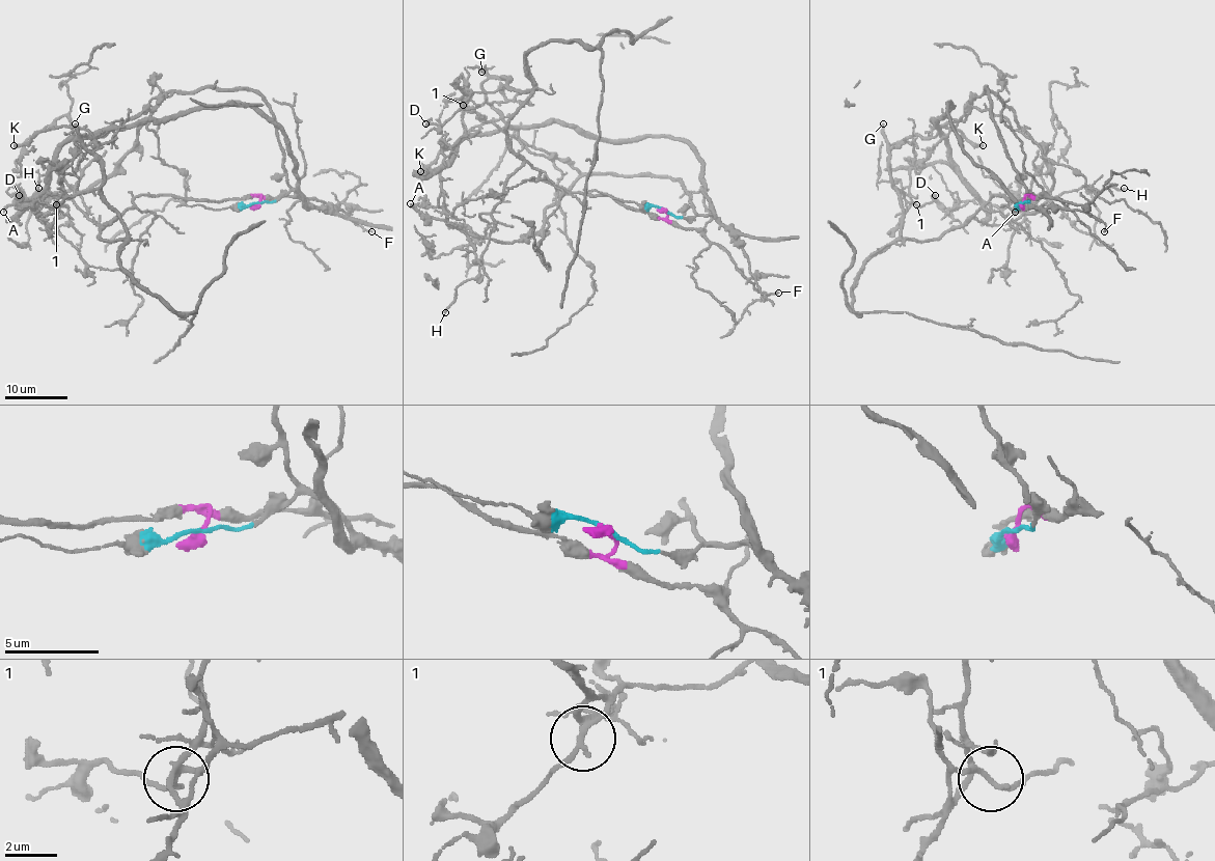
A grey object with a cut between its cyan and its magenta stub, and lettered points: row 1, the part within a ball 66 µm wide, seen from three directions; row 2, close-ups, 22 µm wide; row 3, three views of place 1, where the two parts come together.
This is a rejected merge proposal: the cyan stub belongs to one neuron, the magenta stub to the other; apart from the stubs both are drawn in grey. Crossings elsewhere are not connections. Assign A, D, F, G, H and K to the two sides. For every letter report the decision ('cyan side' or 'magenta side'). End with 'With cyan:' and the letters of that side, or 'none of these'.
A: cyan side
D: magenta side
F: cyan side
G: magenta side
H: magenta side
K: magenta side
With cyan: A, F

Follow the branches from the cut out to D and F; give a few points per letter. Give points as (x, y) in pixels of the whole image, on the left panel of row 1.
D: (257, 203), (259, 194), (139, 194), (103, 240), (120, 240), (127, 226), (97, 190), (52, 206), (19, 194)
F: (257, 203), (278, 200), (291, 191), (299, 191), (324, 210), (339, 209), (356, 224), (371, 232)

